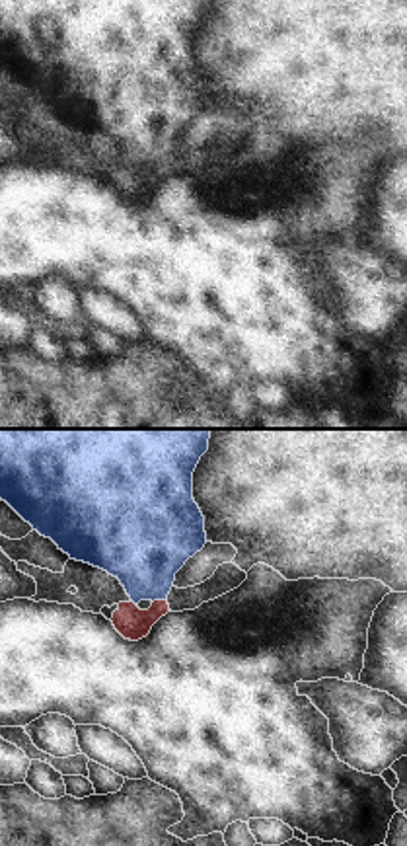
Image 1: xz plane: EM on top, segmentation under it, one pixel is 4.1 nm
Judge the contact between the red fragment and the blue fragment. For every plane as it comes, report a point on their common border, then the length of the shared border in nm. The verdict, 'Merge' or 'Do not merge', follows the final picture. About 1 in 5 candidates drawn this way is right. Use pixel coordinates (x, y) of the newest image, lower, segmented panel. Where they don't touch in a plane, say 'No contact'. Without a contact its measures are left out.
Touches red at (158, 601). Shared border 70 nm.

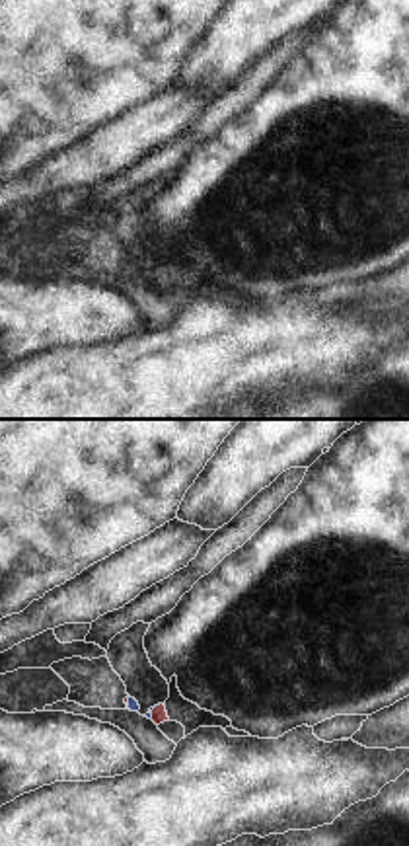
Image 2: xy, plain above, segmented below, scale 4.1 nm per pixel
Touches red at (152, 710). Shared border 80 nm.

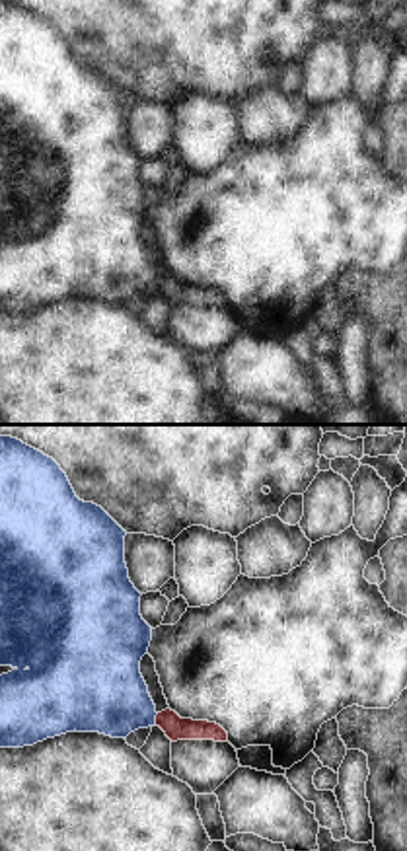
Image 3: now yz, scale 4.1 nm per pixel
Touches red at (156, 719). Shared border 60 nm.

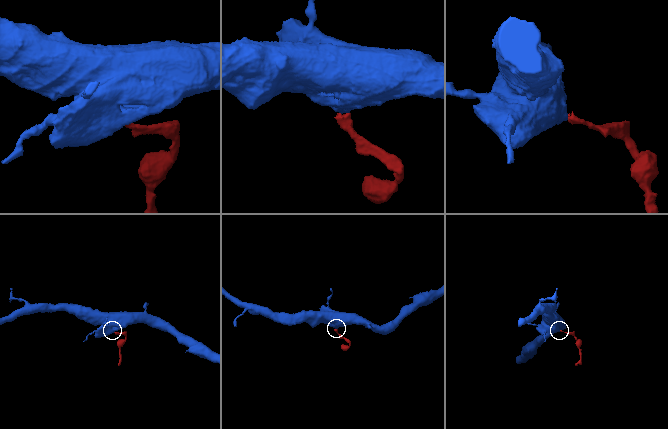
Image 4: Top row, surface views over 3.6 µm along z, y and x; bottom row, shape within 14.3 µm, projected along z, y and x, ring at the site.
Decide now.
Do not merge.

